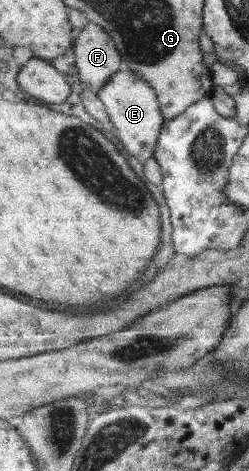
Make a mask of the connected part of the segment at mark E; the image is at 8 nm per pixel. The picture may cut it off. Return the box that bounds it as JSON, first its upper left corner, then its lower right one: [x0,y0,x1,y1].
[97,67,166,162]

